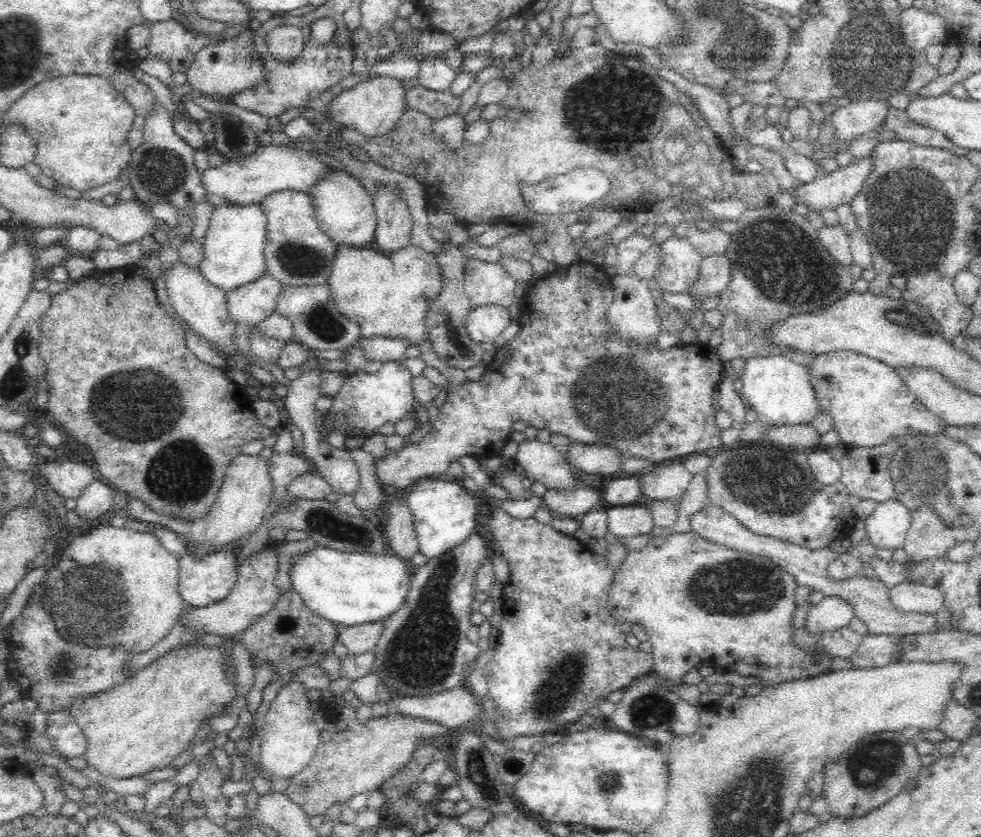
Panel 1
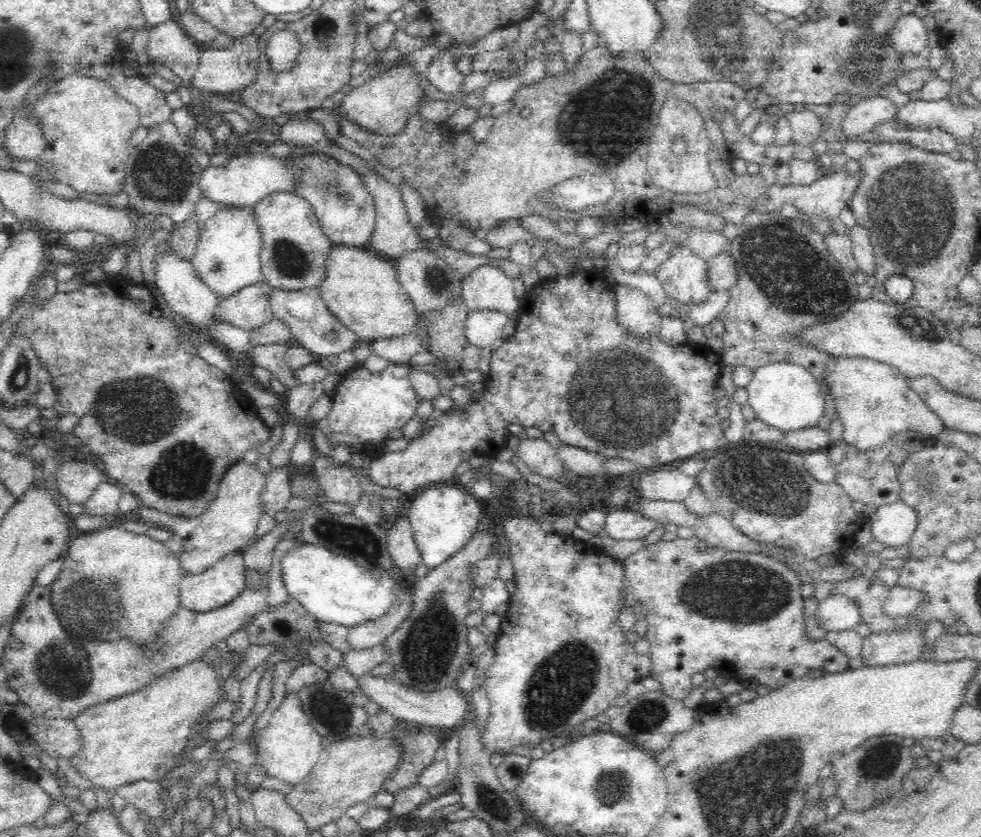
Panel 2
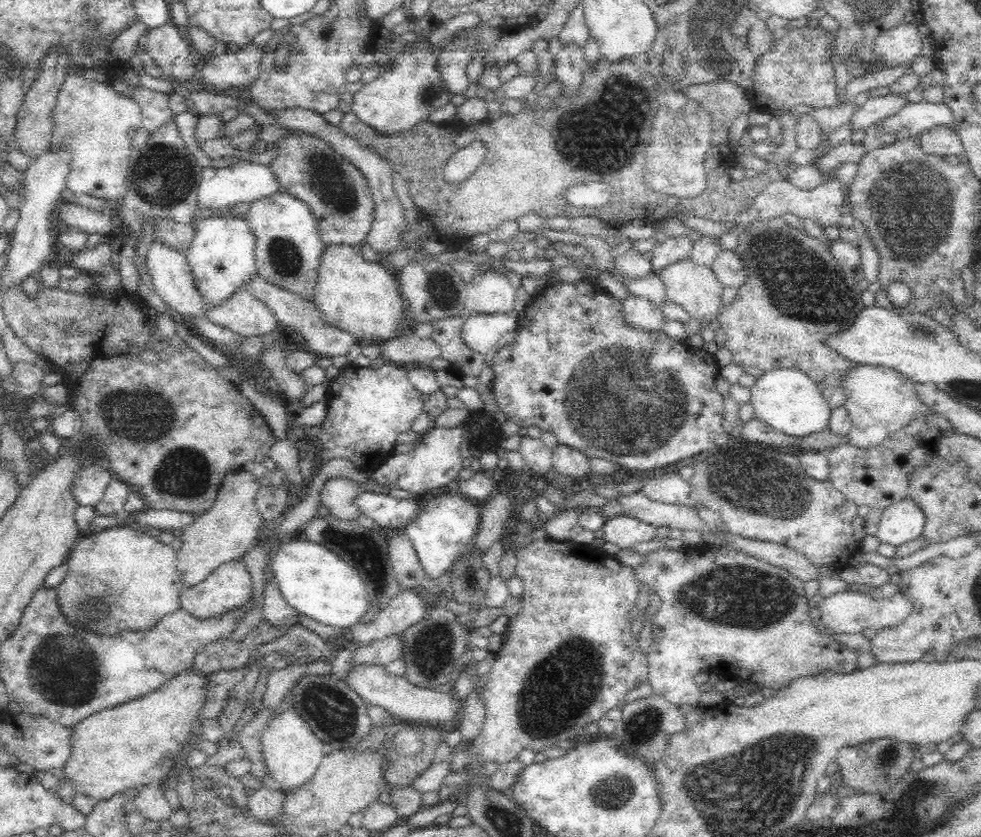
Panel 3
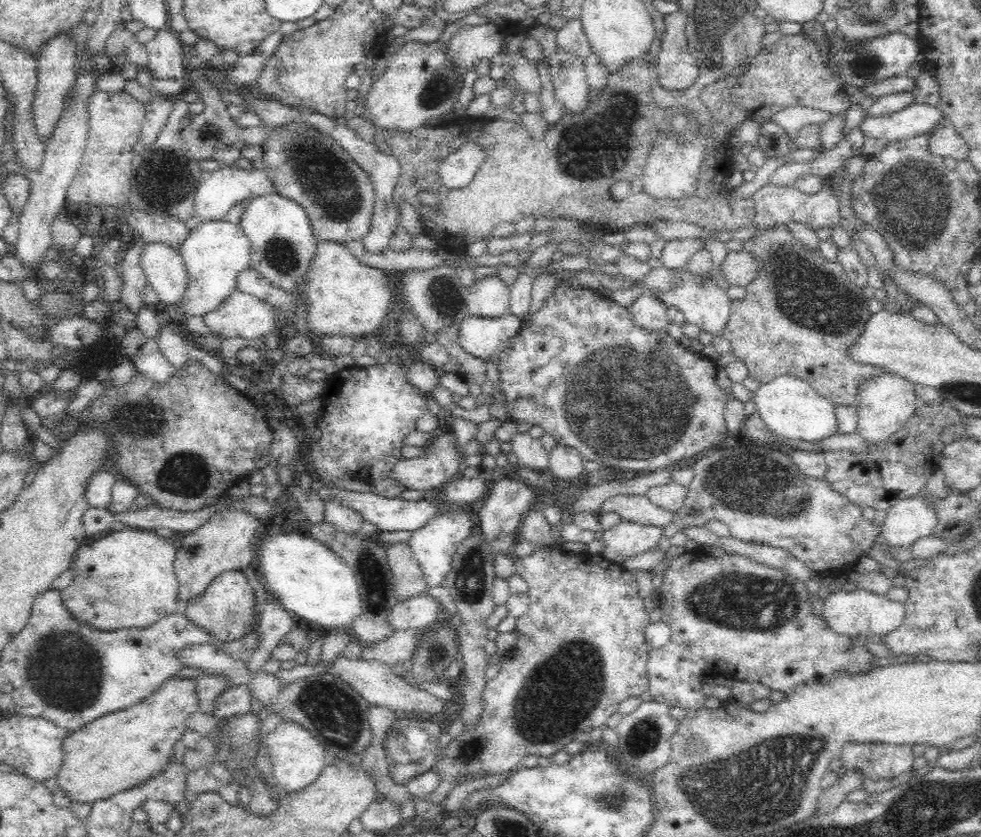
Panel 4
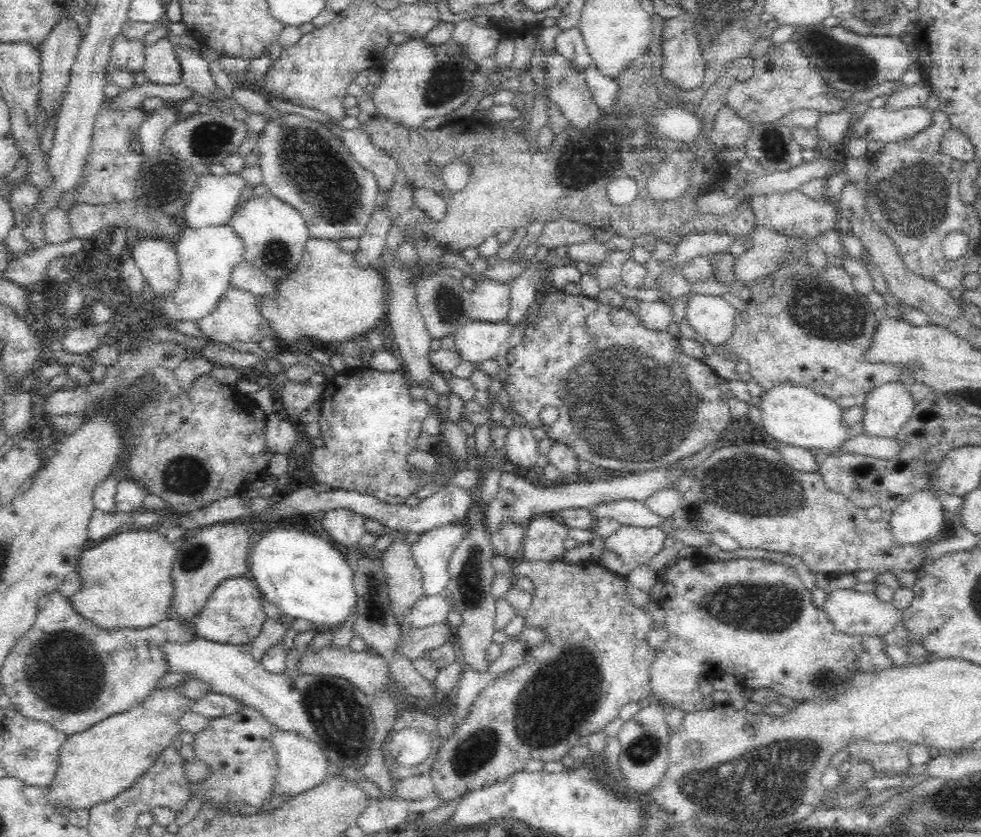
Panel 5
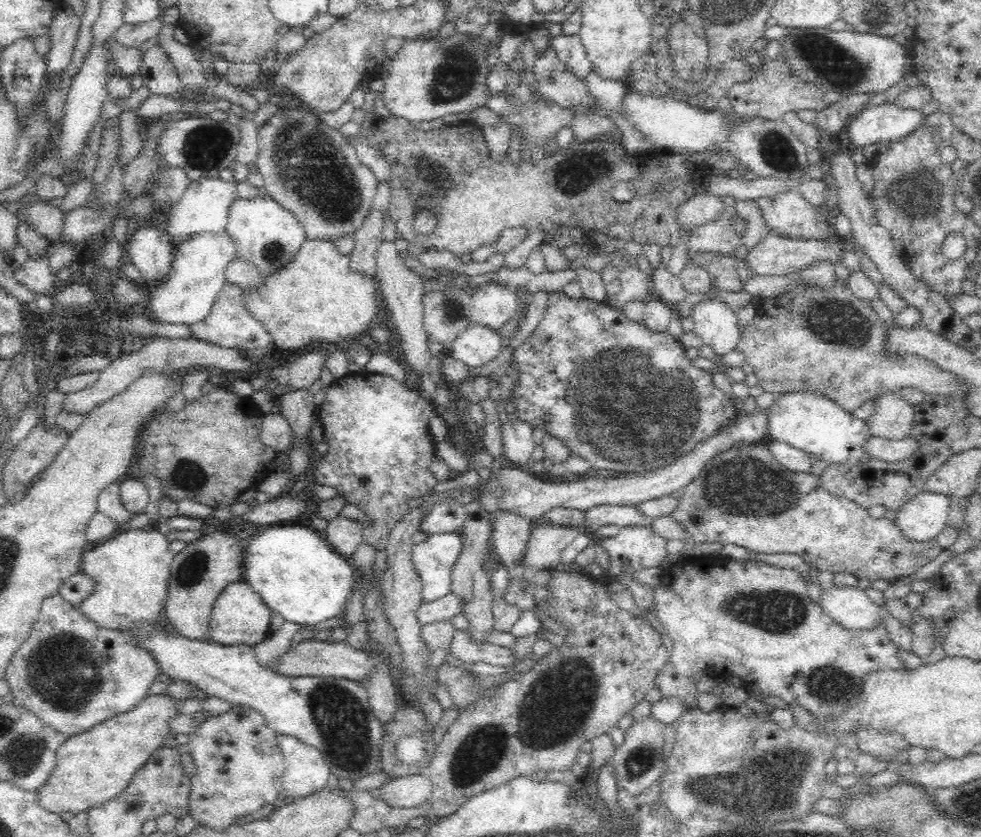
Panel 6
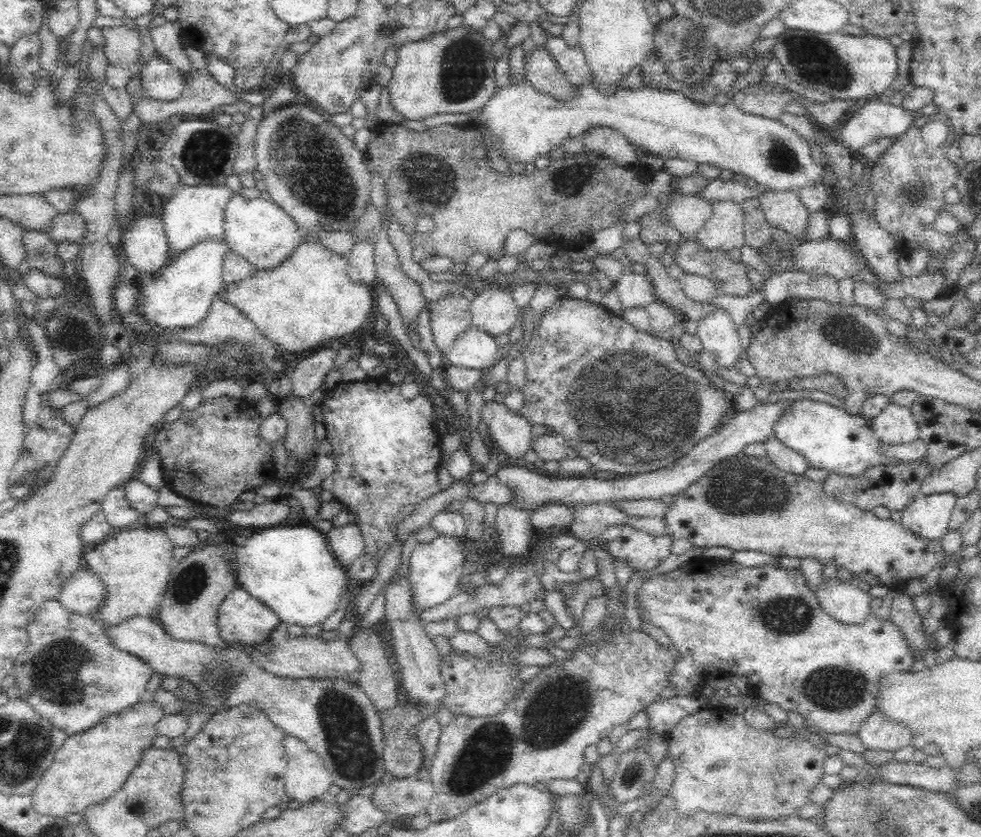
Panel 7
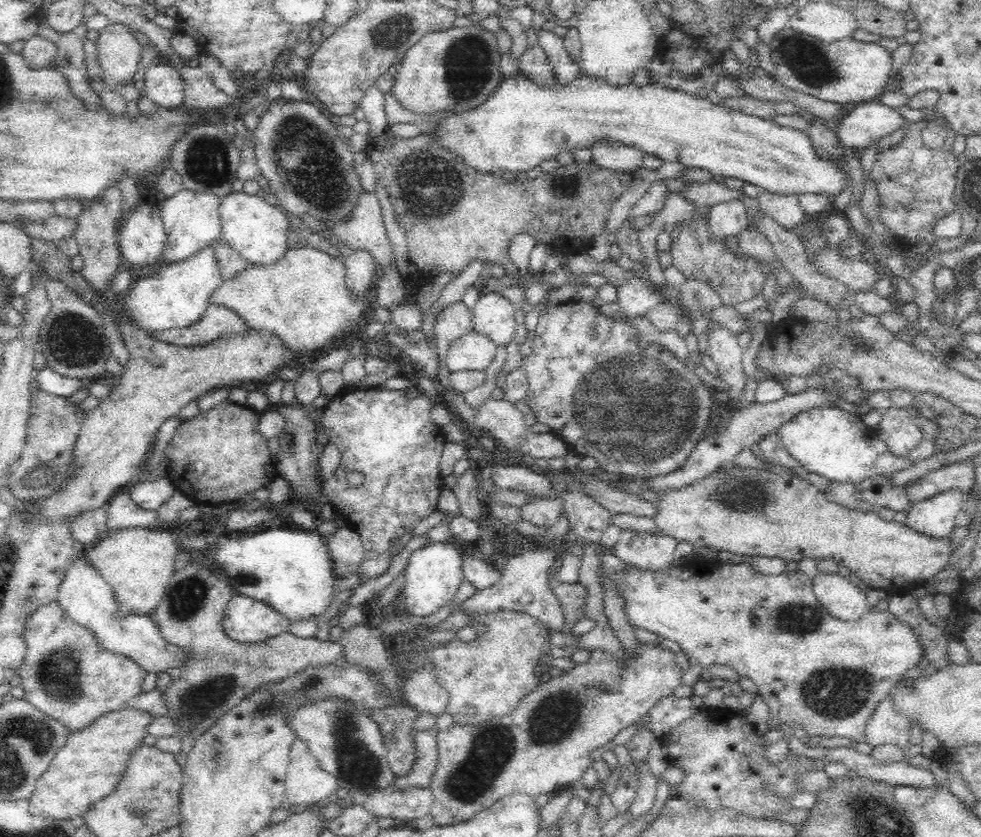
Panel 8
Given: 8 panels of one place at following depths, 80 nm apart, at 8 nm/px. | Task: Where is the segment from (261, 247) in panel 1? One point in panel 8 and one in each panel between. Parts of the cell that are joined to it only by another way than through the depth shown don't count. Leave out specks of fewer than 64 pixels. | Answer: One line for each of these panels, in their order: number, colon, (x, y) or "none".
2: (228, 250)
3: (222, 256)
4: (215, 252)
5: (207, 255)
6: (187, 296)
7: (180, 296)
8: (176, 295)

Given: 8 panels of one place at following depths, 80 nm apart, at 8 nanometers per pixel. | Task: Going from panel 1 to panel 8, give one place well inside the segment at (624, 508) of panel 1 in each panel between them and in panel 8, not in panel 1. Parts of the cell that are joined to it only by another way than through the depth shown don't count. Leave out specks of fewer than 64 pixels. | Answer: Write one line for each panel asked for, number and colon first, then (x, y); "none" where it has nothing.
2: (626, 523)
3: (625, 531)
4: (626, 539)
5: (630, 546)
6: (631, 548)
7: (641, 551)
8: (651, 552)

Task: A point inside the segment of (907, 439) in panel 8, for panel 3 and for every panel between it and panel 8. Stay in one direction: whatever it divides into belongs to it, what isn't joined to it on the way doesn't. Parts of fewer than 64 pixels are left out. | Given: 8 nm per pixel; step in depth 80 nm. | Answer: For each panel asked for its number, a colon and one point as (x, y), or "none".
3: (880, 401)
4: (886, 402)
5: (888, 407)
6: (893, 417)
7: (895, 425)

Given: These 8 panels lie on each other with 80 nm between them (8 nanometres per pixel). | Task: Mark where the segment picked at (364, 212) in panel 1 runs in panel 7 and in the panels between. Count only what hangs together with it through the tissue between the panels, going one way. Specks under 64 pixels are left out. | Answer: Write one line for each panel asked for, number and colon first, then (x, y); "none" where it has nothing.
2: (345, 210)
3: (338, 194)
4: (303, 164)
5: (302, 162)
6: (307, 166)
7: (314, 172)

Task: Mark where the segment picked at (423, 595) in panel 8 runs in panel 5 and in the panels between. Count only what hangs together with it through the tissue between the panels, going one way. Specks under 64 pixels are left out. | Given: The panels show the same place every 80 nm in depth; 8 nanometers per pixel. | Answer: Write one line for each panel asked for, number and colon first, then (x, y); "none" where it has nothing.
5: (432, 551)
6: (433, 558)
7: (435, 567)

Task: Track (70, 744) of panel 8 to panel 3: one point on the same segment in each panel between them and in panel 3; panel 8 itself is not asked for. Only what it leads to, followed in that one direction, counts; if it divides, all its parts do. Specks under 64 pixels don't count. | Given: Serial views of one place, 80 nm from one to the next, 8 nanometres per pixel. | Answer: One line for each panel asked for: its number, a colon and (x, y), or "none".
3: (136, 742)
4: (114, 752)
5: (96, 764)
6: (92, 767)
7: (90, 767)

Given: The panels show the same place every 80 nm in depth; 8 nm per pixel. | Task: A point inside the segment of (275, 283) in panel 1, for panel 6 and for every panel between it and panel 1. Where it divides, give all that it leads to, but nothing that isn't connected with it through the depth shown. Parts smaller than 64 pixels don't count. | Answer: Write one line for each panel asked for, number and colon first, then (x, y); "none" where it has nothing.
2: (248, 308)
3: (242, 312)
4: (242, 316)
5: (238, 318)
6: (230, 324)

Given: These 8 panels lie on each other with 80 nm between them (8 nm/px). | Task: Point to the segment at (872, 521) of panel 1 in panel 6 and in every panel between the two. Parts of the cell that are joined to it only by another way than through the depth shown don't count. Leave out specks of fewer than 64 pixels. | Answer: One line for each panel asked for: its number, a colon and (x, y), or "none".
2: (892, 524)
3: (901, 522)
4: (909, 519)
5: (918, 519)
6: (920, 519)

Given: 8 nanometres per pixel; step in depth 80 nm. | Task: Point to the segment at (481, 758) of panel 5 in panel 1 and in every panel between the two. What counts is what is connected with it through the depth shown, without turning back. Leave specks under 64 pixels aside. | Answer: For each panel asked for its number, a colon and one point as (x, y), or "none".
1: (558, 654)
2: (561, 657)
3: (569, 656)
4: (581, 651)

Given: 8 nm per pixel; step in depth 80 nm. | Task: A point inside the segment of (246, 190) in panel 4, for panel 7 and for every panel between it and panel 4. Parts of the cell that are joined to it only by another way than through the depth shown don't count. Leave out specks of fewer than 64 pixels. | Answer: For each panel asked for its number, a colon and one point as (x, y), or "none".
5: (214, 198)
6: (205, 206)
7: (194, 212)

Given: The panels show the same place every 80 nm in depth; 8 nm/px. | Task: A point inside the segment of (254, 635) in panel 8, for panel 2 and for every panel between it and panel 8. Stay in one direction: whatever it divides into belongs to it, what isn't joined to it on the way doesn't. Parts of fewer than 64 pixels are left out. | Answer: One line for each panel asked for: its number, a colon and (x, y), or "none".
2: (218, 584)
3: (228, 586)
4: (225, 606)
5: (232, 614)
6: (239, 616)
7: (242, 619)

